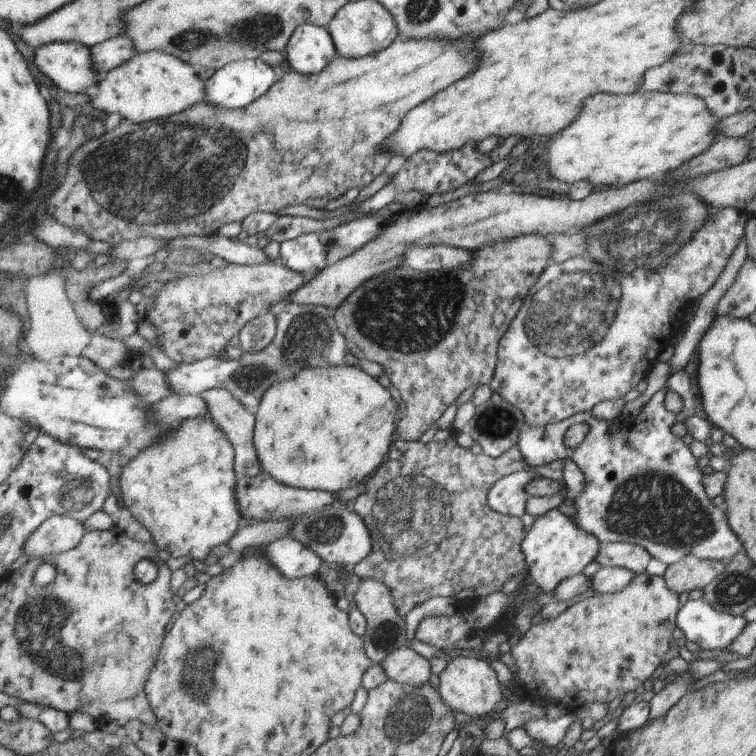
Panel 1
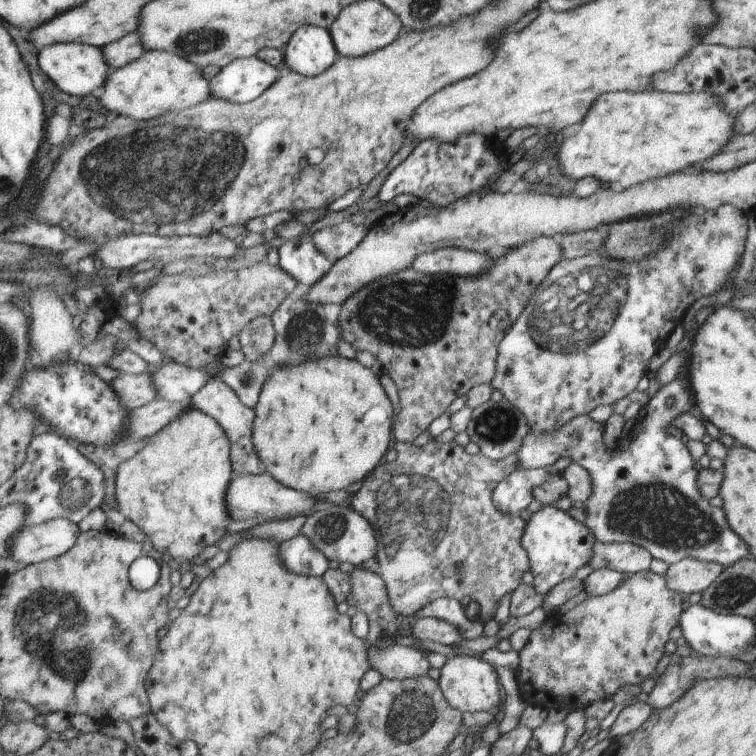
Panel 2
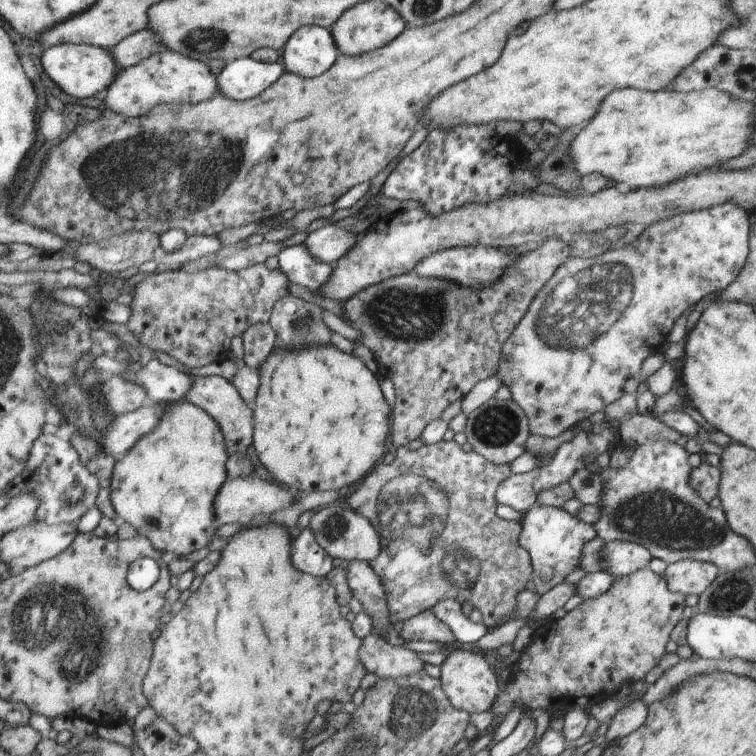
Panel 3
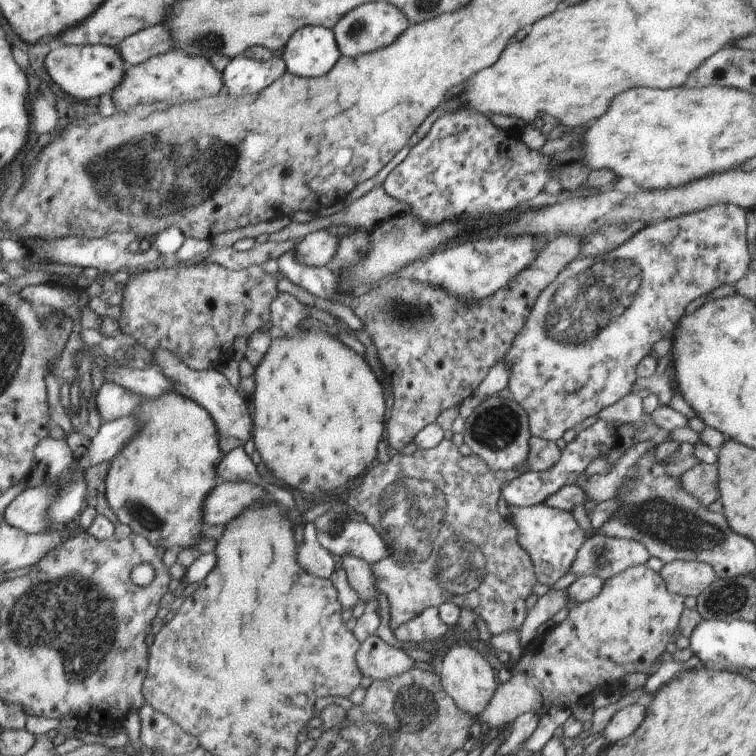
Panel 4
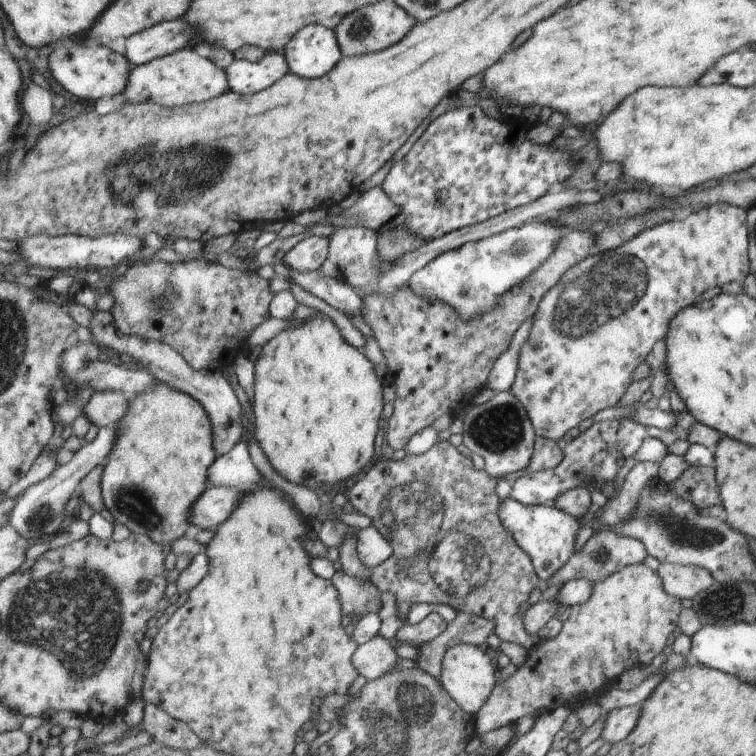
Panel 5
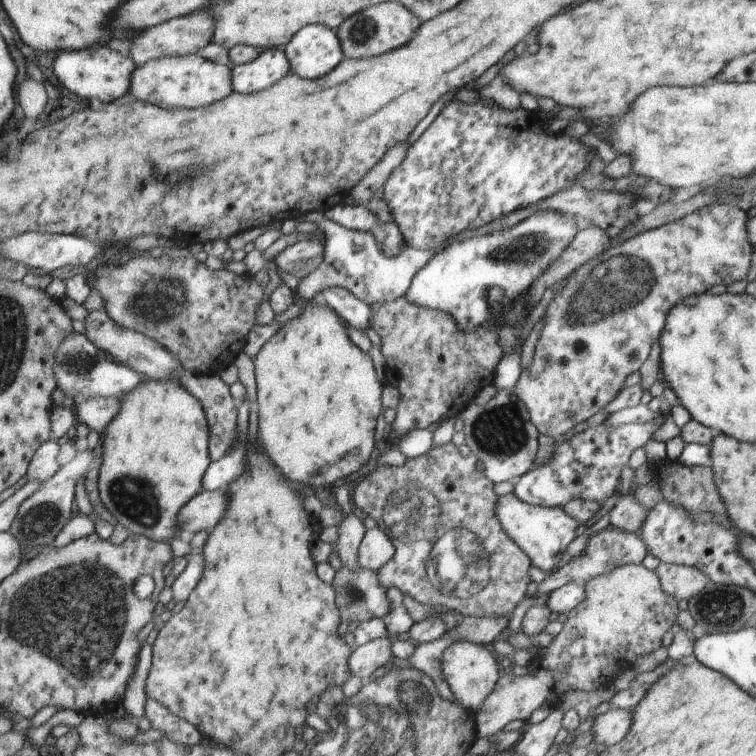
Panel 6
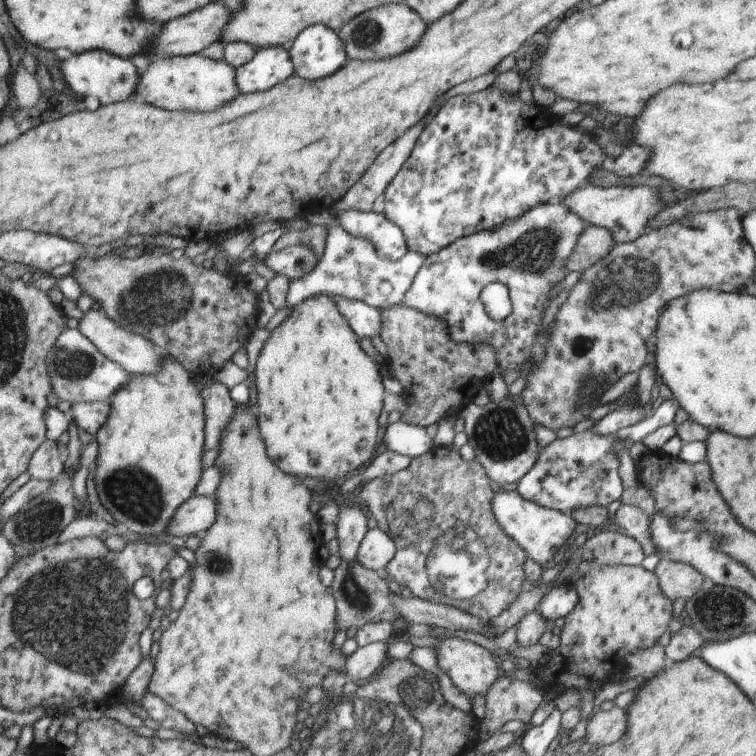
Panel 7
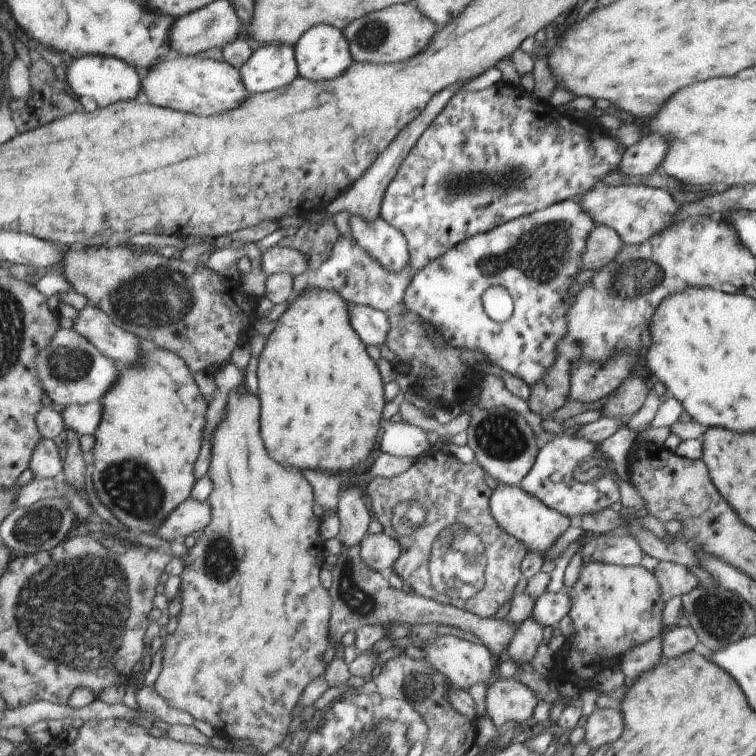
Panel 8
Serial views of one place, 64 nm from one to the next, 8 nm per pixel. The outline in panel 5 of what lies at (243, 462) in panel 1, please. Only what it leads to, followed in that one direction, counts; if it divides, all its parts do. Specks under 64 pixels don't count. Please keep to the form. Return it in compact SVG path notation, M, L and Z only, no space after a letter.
M112 311L101 312L93 316L91 329L93 331L93 348L97 352L100 346L110 346L117 353L130 354L133 356L133 364L148 368L159 383L165 383L190 397L194 397L200 405L207 410L211 424L214 426L215 450L219 456L232 451L232 448L242 440L243 423L242 407L236 396L233 387L225 376L219 371L196 371L184 358L175 352L166 343L159 340L146 340L142 336L128 335L121 333Z

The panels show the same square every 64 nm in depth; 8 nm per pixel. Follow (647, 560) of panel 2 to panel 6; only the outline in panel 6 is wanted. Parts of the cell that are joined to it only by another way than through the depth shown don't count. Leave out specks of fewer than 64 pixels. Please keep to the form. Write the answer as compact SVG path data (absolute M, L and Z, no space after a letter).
M610 526L601 532L590 534L589 539L586 548L584 548L579 557L571 558L568 564L553 572L552 575L547 574L545 580L538 584L538 593L536 596L551 594L554 590L572 582L585 584L588 580L596 578L597 575L608 574L612 570L624 565L641 564L647 554L649 554L647 546L638 535L622 531L615 527Z

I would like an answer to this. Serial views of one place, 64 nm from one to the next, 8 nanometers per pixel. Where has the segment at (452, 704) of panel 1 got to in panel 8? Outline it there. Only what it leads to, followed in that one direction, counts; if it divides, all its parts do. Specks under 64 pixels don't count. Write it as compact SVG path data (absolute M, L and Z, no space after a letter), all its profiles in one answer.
M444 635L430 638L423 648L423 658L430 663L438 672L448 678L450 684L456 689L467 690L476 682L488 682L492 674L492 655L489 648L480 644L466 642L465 639L453 635Z

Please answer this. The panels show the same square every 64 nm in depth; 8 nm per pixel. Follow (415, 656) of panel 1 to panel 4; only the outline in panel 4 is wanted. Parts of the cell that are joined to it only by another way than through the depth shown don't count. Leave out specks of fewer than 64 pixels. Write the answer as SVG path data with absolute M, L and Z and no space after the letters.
M377 635L370 636L361 645L355 658L364 677L373 681L388 680L413 668L414 661L407 651L386 644Z

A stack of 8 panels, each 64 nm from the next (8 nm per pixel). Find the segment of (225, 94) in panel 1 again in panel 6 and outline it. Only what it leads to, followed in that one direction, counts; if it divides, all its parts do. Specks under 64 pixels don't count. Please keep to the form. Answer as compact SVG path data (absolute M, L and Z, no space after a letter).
M281 48L261 51L252 62L231 66L232 88L236 93L260 92L291 74L290 61Z

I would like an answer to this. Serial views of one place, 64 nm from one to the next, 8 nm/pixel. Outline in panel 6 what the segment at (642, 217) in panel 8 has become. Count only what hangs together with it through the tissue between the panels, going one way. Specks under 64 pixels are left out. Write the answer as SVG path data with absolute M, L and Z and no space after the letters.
M574 183L567 188L562 188L560 192L540 200L540 203L530 204L527 208L520 208L516 212L510 212L504 216L502 220L496 220L489 224L484 224L476 230L463 231L446 240L444 244L432 248L432 250L405 247L398 256L390 257L383 254L382 248L376 240L374 234L370 232L362 232L362 230L350 230L344 228L340 224L329 220L324 216L322 211L311 211L297 218L298 221L315 222L323 231L324 235L324 260L319 268L308 274L304 279L300 280L298 288L294 290L294 300L300 303L302 300L310 300L310 298L318 298L318 292L326 290L326 288L346 288L347 292L354 294L361 302L365 304L376 304L376 302L394 302L398 298L406 295L410 289L412 278L420 271L432 258L436 252L448 248L450 244L458 242L458 240L468 240L468 238L478 238L478 236L486 236L493 232L502 232L506 228L520 224L522 220L526 220L528 216L532 216L534 212L542 212L542 210L550 210L550 212L560 212L560 214L568 214L568 216L583 216L586 220L590 220L594 227L605 230L608 234L620 234L624 228L632 226L638 222L638 210L636 210L636 202L639 197L628 192L616 192L611 186L607 191L600 190L596 193L586 190L580 183Z

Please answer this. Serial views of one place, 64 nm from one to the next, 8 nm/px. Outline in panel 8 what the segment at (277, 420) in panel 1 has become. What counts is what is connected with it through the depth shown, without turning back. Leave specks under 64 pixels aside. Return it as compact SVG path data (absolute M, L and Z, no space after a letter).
M336 289L304 290L275 322L259 354L257 377L263 440L270 455L275 459L278 456L280 464L338 473L338 470L348 470L370 456L386 404L378 366L368 356L365 342L358 335L352 326L349 303Z

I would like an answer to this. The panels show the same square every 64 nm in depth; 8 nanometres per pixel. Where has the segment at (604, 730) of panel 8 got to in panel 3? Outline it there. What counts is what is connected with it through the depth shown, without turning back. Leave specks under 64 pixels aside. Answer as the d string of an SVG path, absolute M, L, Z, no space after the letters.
M640 700L628 702L609 723L608 732L605 734L606 741L613 742L626 738L638 730L648 718L648 707Z

